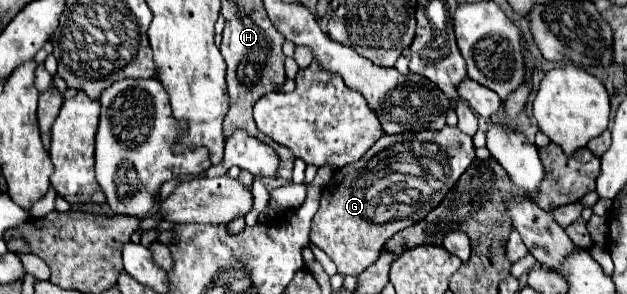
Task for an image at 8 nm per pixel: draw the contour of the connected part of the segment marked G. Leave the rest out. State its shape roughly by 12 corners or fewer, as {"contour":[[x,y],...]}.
{"contour":[[457,127],[383,135],[335,171],[311,243],[357,277],[475,161]]}

